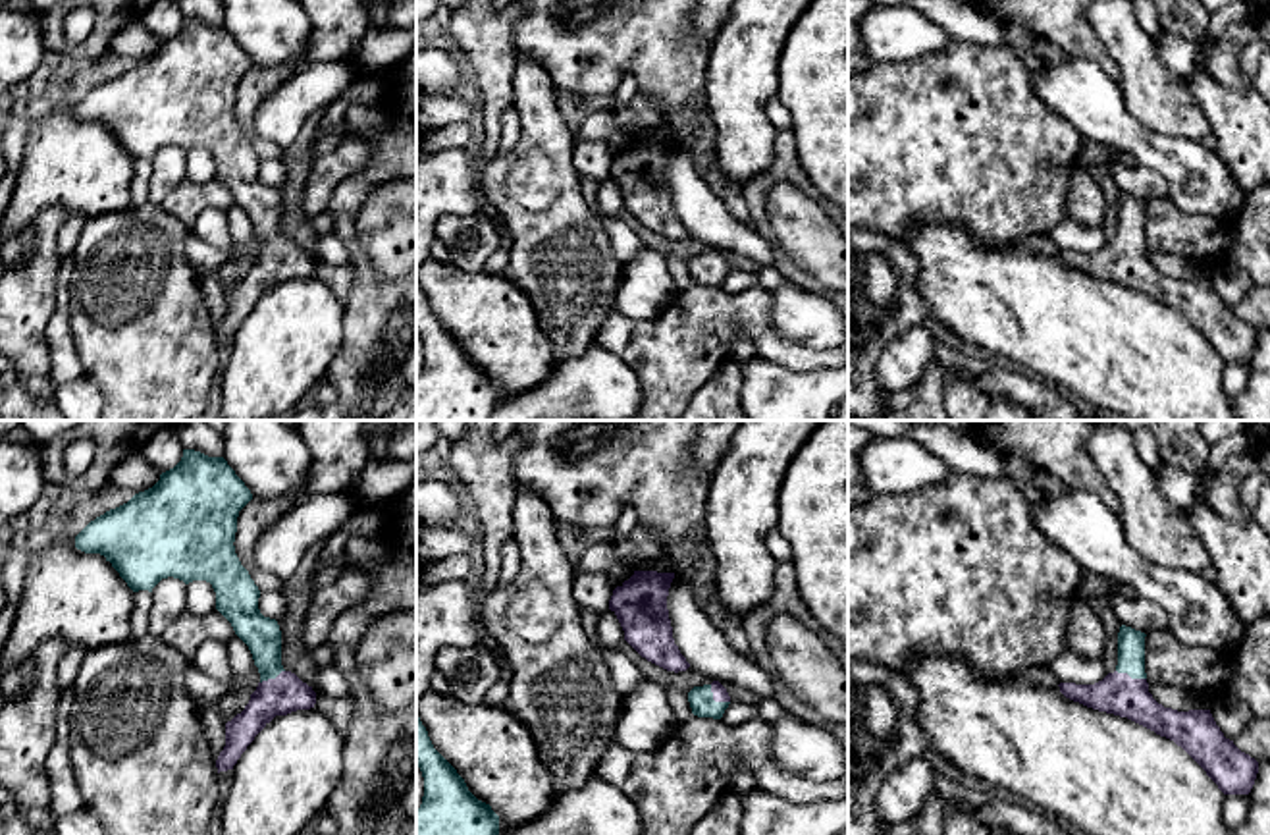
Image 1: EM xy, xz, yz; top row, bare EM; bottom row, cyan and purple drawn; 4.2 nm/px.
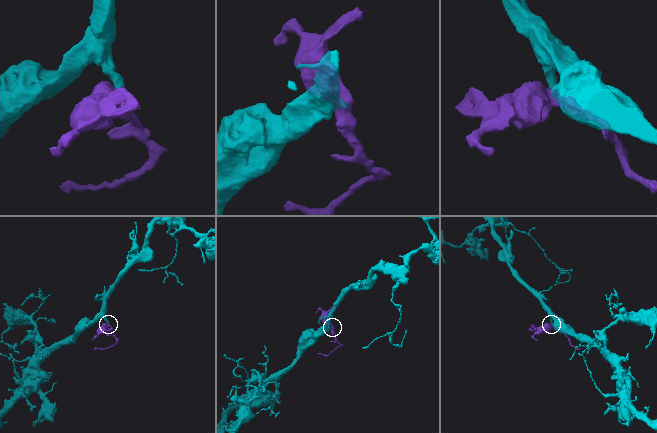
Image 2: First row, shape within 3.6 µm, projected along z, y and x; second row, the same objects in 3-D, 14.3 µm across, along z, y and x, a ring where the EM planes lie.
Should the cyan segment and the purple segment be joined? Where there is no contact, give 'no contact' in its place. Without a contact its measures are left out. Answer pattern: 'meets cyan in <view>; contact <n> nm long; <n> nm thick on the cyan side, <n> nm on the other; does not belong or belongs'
meets cyan in xz; contact 120 nm long; 100 nm thick on the cyan side, 60 nm on the other; belongs

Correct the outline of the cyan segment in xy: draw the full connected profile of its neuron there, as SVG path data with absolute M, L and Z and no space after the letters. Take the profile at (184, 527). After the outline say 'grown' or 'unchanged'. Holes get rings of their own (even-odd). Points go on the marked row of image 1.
M183 449L181 461L152 488L75 536L77 550L104 555L133 592L152 592L168 577L212 584L216 609L249 646L260 673L245 710L225 723L218 773L233 769L276 715L316 704L312 687L283 669L279 625L260 613L260 590L235 553L237 517L251 499L251 490L224 457Z; grown

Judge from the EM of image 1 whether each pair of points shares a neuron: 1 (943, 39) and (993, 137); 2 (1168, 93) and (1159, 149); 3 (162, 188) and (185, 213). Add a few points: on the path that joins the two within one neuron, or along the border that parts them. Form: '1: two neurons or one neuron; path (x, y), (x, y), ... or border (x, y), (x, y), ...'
1: two neurons; border (952, 39), (939, 51), (904, 62)
2: two neurons; border (1124, 107), (1157, 134), (1199, 141)
3: two neurons; border (185, 178), (158, 203)

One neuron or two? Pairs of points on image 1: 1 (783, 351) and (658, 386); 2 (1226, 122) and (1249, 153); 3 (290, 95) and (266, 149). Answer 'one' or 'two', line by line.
1: one
2: one
3: two

